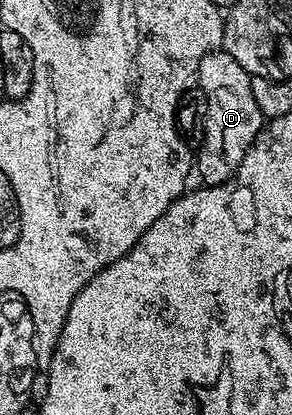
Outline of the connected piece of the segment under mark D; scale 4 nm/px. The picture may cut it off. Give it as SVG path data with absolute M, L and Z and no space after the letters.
M214 50L208 52L199 62L197 67L196 87L203 90L207 98L207 122L205 123L205 133L203 142L195 152L195 172L201 175L200 183L208 186L210 184L222 184L237 174L247 150L255 142L255 138L261 133L263 127L263 117L259 110L259 105L255 102L255 94L251 94L251 82L253 77L231 54L224 50Z

